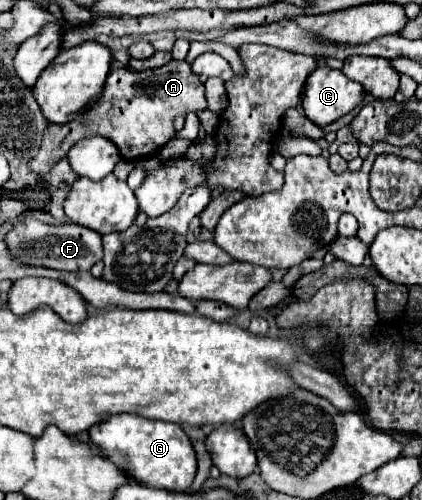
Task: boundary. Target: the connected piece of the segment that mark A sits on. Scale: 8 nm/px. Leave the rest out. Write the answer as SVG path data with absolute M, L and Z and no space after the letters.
M171 60L163 68L145 72L131 72L127 68L113 70L105 82L99 102L79 112L73 122L49 124L43 136L41 152L37 158L33 158L33 162L29 162L29 168L41 174L43 170L59 162L81 138L95 134L111 138L125 160L137 162L155 154L175 136L175 116L185 116L199 110L205 110L205 86L203 82L199 82L199 76L191 72L191 66L187 62Z

